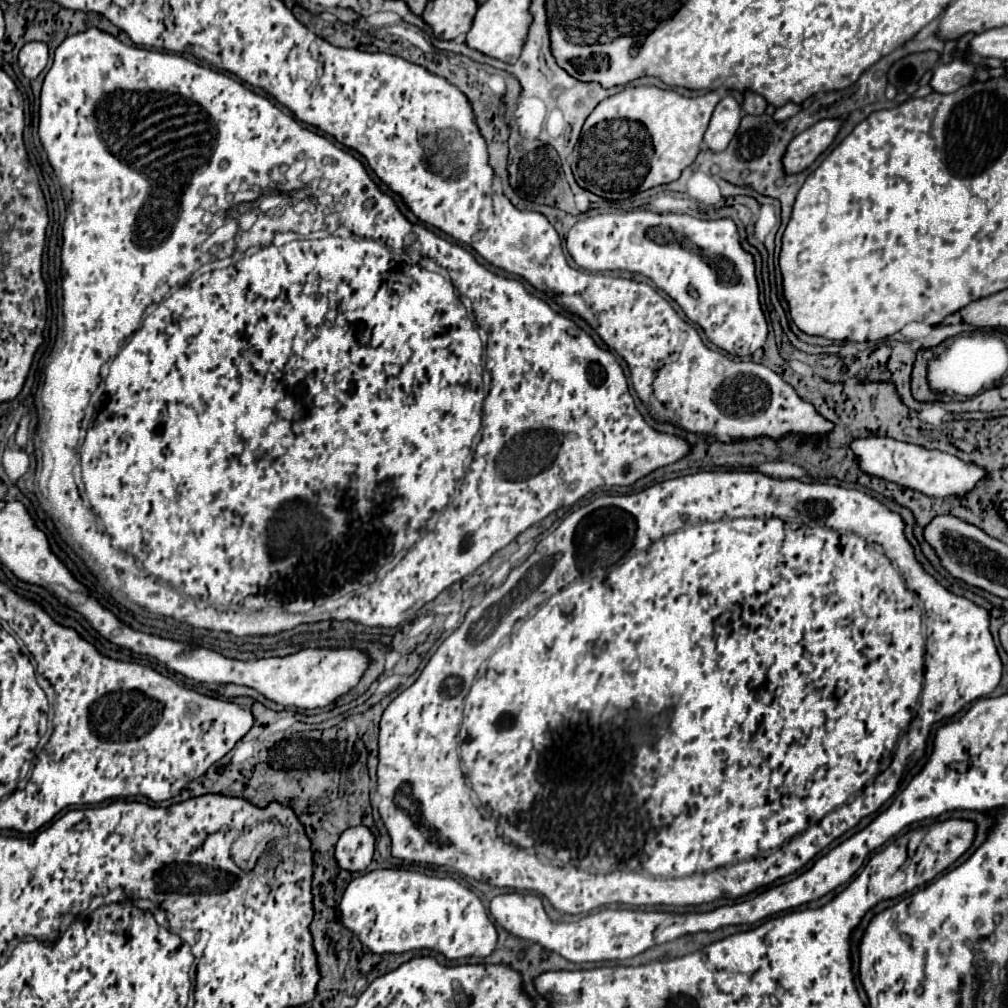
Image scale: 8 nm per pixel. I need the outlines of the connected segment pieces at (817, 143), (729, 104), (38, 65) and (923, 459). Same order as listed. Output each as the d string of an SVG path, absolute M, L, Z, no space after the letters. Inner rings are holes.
M825 119L799 133L783 155L783 171L791 175L805 171L831 145L839 127L841 119Z
M725 95L719 105L713 111L709 129L705 131L705 145L711 153L719 153L723 149L727 149L731 137L735 135L737 127L741 121L741 107L735 101L733 95Z
M33 41L19 51L19 67L27 79L35 79L49 61L49 49L45 43Z
M869 437L869 439L857 439L851 443L861 469L869 475L883 477L887 481L895 481L903 487L917 489L929 497L947 497L947 495L965 495L975 487L975 483L985 475L983 469L979 469L973 463L963 463L957 457L941 451L927 451L923 447L901 443L891 437Z

